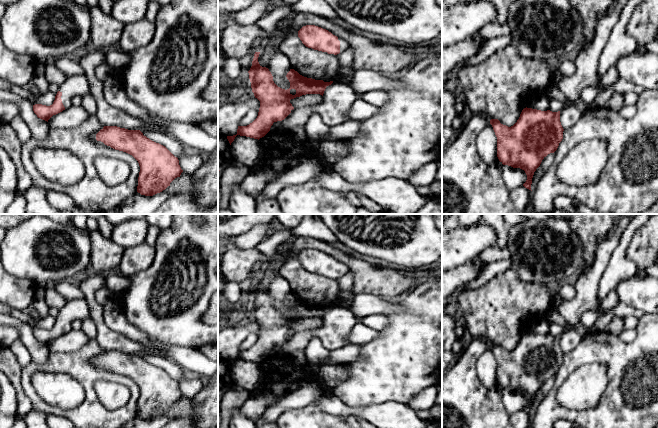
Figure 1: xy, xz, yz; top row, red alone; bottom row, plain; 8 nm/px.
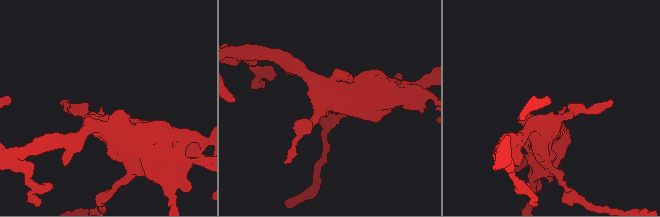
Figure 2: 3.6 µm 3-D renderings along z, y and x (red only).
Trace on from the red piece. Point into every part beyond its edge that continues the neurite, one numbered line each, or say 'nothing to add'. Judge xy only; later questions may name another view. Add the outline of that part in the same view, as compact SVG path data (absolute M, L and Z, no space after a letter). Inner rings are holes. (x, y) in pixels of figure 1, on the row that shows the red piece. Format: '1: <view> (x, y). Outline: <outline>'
1: xy (76, 85). Outline: M85 74L68 76L66 80L59 85L58 91L62 93L62 103L67 109L74 96L84 96L90 94L90 85Z

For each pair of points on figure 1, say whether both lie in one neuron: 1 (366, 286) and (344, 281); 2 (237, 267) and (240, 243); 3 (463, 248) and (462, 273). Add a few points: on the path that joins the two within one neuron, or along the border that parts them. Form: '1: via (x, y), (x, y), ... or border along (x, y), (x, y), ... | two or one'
1: border along (352, 279), (351, 291), (354, 295) | two
2: border along (228, 245), (242, 249), (254, 248) | two
3: border along (471, 260), (452, 269) | two

